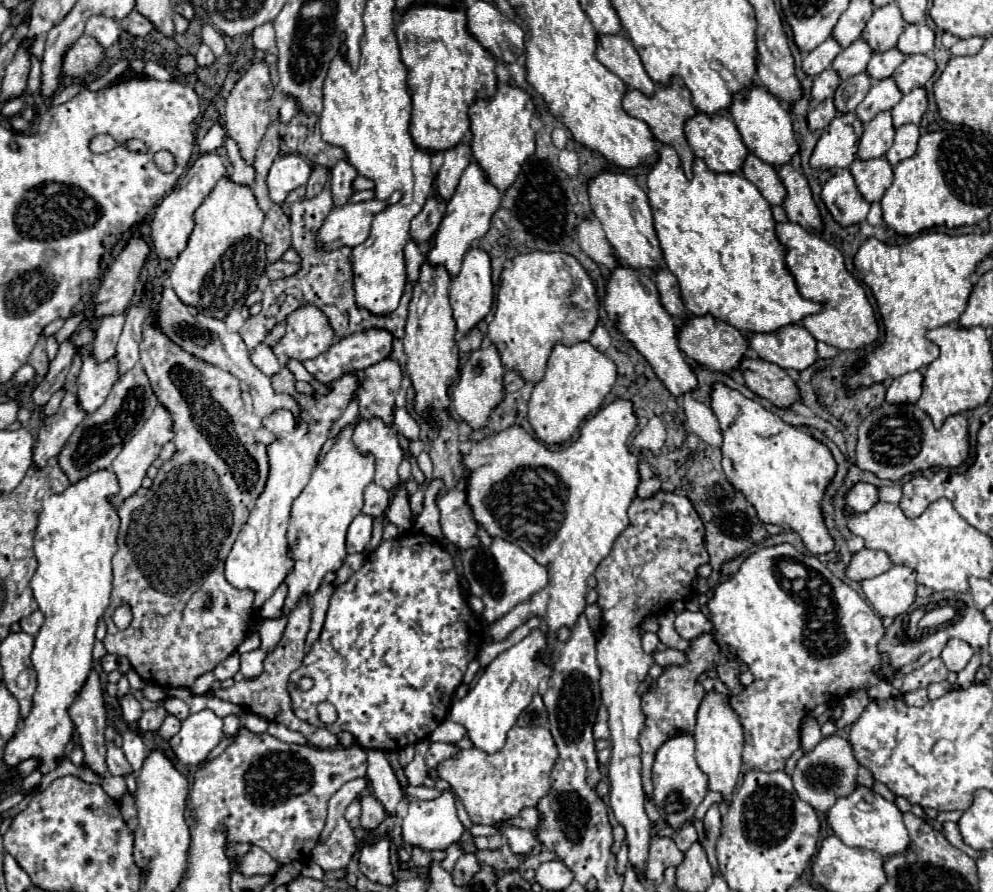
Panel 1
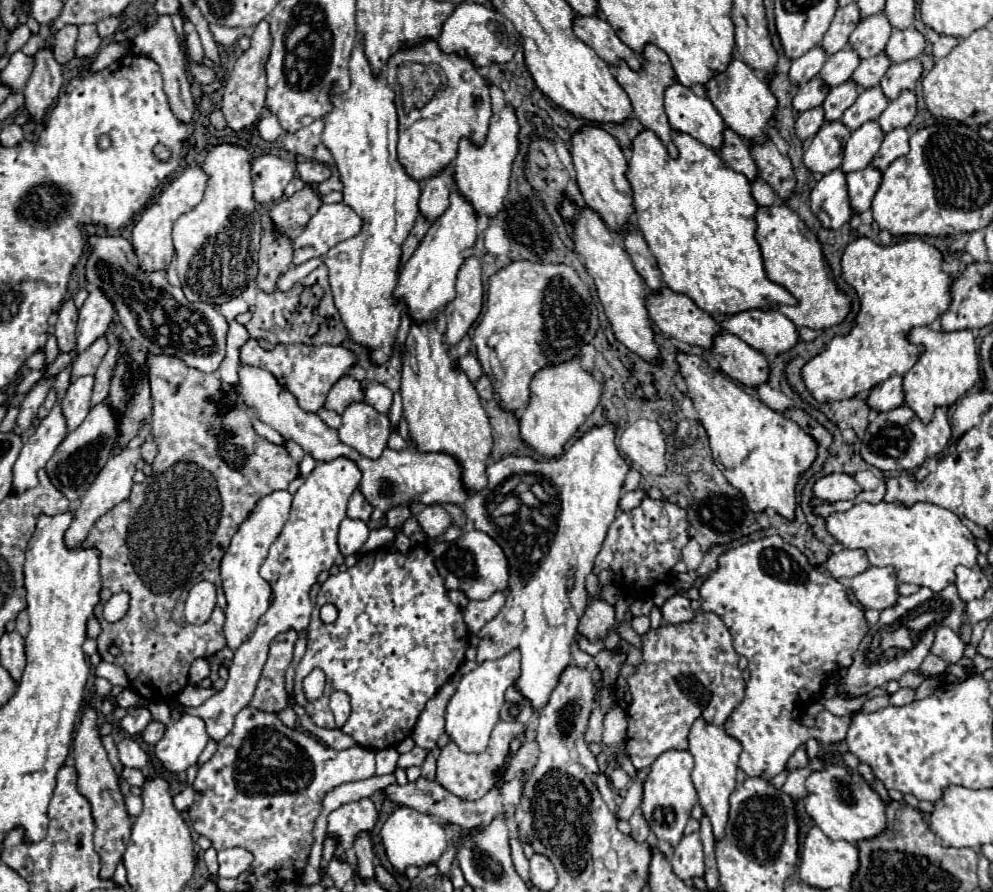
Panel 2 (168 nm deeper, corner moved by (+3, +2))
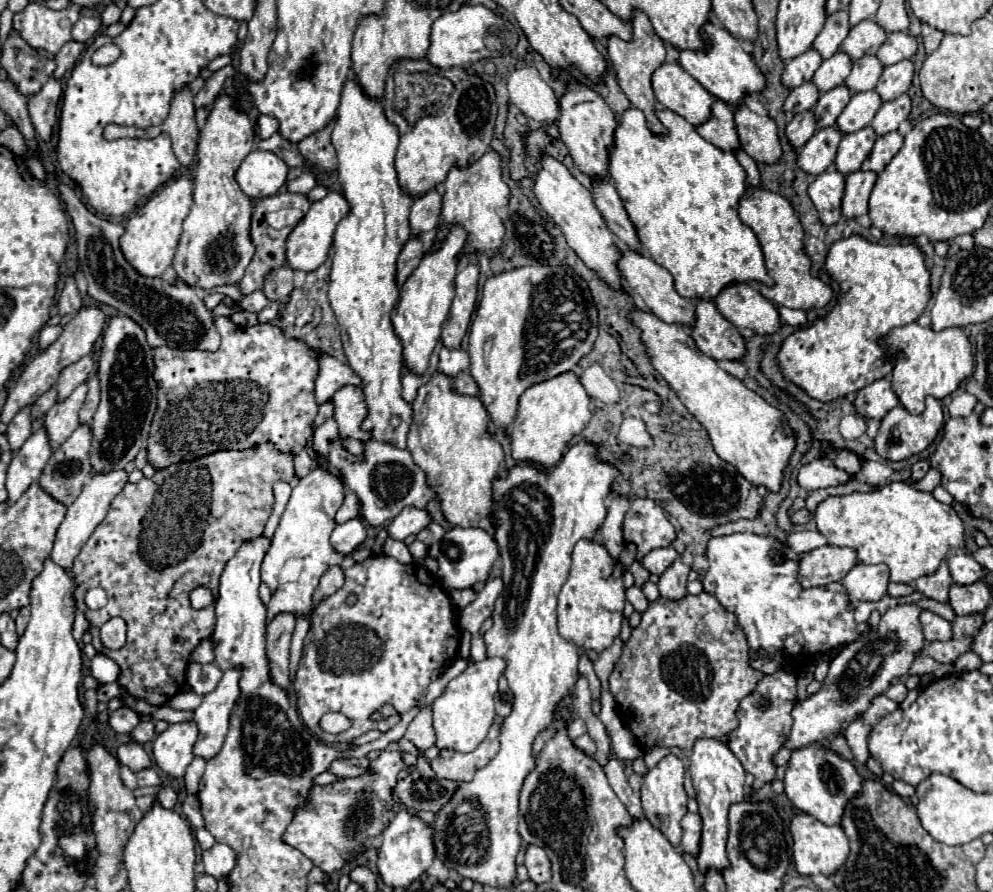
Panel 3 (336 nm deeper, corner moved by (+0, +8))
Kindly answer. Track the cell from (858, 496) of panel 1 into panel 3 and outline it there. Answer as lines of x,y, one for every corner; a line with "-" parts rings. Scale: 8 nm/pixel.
813,460
805,466
799,468
797,474
797,484
809,492
819,490
819,488
827,488
827,486
837,486
847,482
851,476
847,472
843,472
841,468
835,468
831,462
827,460

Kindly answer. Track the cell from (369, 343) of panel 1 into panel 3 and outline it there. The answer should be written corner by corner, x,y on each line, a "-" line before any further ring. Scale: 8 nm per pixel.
215,316
215,326
221,344
215,352
181,350
169,346
153,348
153,378
157,382
157,412
151,422
149,438
145,440
147,462
155,468
167,468
177,462
191,462
195,458
213,454
217,450
247,450
255,444
271,442
283,454
299,454
313,436
311,422
317,412
315,404
315,376
317,352
307,348
301,340
285,338
273,324
257,324
251,328
235,326
229,318

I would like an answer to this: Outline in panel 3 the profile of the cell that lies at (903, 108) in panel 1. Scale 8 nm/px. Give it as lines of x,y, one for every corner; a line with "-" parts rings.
903,94
903,96
899,96
893,102
885,102
877,110
875,118
871,120
871,128
875,130
877,136
883,136
887,132
893,132
893,130
899,128
899,124
903,120
907,120
909,112
911,112
911,100
909,100
907,94

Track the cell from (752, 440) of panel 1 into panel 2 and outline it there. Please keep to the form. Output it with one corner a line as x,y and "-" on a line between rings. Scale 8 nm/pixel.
678,354
678,362
680,362
680,374
688,384
688,398
694,402
700,420
708,432
710,450
718,470
726,476
726,480
734,488
738,488
744,494
746,504
752,512
764,512
766,508
772,508
786,520
794,520
796,486
800,476
812,466
812,462
818,456
818,442
810,434
806,434
796,422
784,418
780,412
770,410
758,398
752,398
740,386
728,380
728,376
710,368
708,362
702,360
700,356

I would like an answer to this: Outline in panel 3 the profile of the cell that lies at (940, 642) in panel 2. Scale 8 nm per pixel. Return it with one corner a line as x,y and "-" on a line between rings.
921,610
919,622
921,622
925,640
931,642
931,640
949,640
951,638
951,622
939,618
937,614
933,614
929,610

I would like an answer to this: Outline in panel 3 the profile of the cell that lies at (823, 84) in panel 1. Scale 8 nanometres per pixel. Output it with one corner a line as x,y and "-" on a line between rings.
807,82
807,84
801,84
799,88
793,88
783,104
783,110
785,112
793,112
793,114
799,114
799,112
805,112
805,110
811,110
819,100
819,90
815,88
813,82

